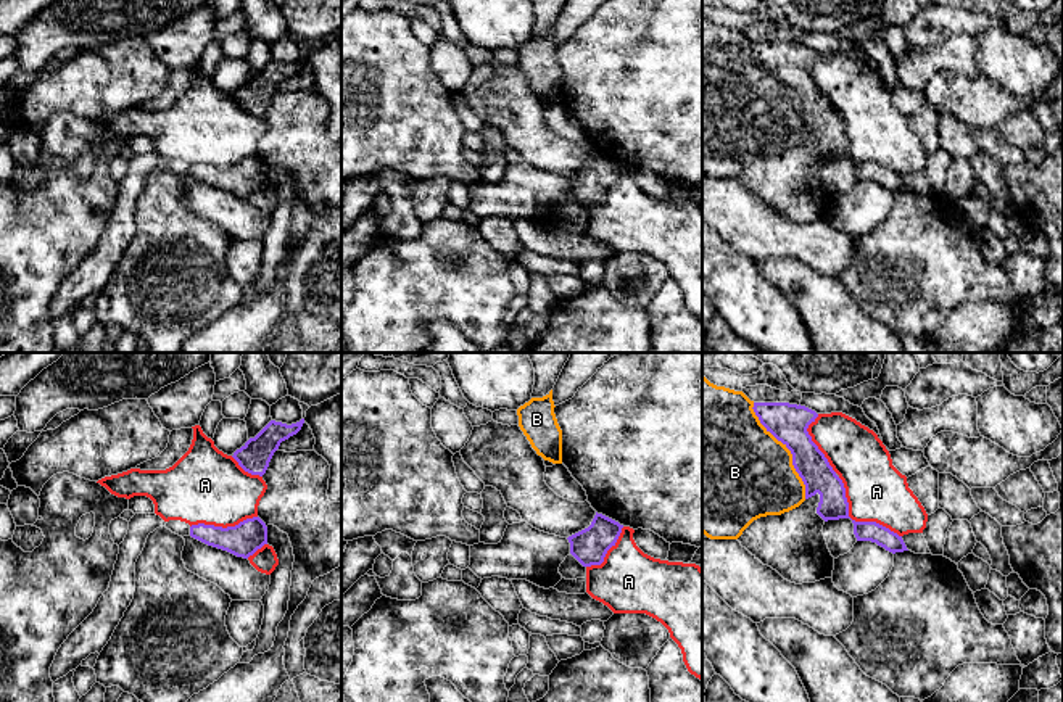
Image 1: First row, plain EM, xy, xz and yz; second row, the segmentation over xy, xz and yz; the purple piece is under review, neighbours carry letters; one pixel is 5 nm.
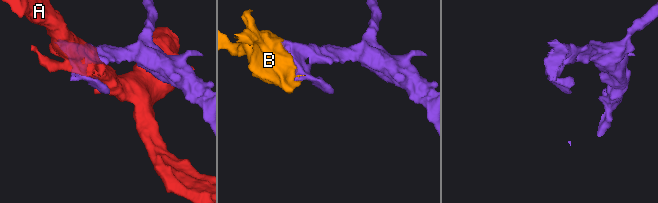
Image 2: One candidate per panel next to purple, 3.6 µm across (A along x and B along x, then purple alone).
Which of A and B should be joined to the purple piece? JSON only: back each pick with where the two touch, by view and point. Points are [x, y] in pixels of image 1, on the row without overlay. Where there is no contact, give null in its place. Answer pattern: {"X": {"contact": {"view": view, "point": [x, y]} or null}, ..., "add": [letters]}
{"B": {"contact": {"view": "yz", "point": [790, 89]}}, "add": ["B"]}

